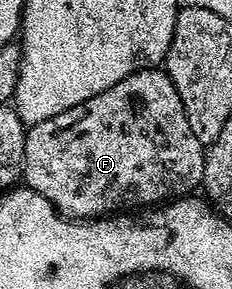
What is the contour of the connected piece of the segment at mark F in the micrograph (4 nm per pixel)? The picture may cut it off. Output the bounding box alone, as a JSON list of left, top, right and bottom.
[21,67,206,220]

